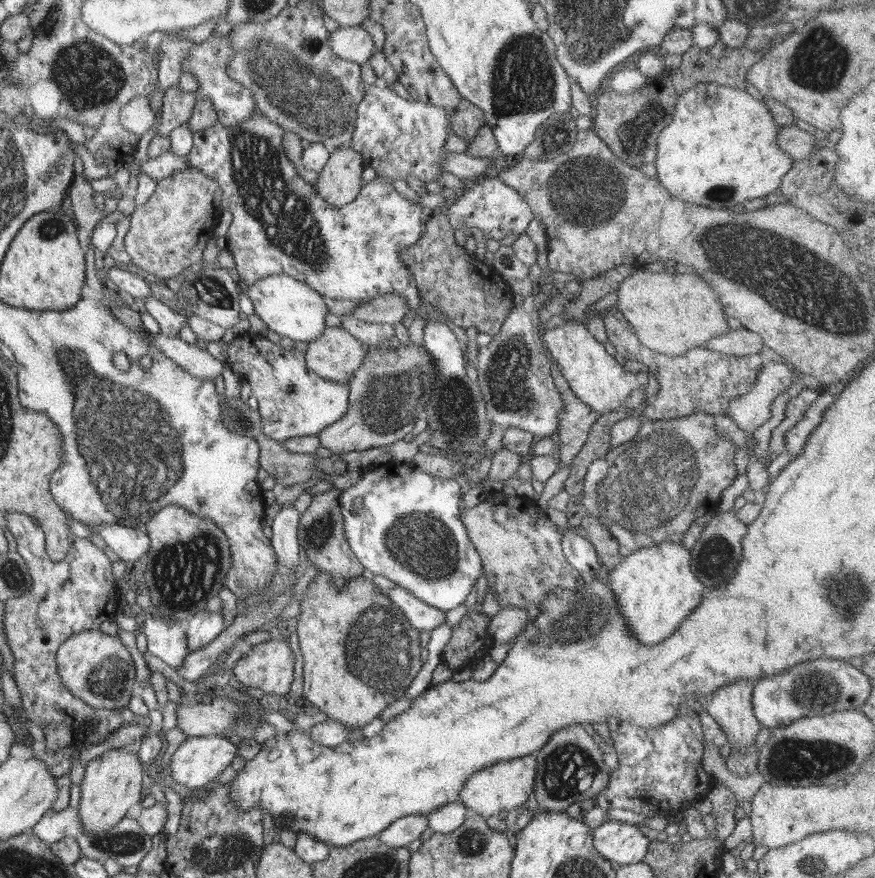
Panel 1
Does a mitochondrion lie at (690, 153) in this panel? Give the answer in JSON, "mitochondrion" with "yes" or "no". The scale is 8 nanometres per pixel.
{"mitochondrion":"no"}

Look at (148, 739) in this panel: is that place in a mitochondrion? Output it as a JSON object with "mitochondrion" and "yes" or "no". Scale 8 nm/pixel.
{"mitochondrion":"no"}

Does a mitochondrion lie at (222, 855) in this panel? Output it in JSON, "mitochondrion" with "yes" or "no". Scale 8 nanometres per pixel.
{"mitochondrion":"yes"}

